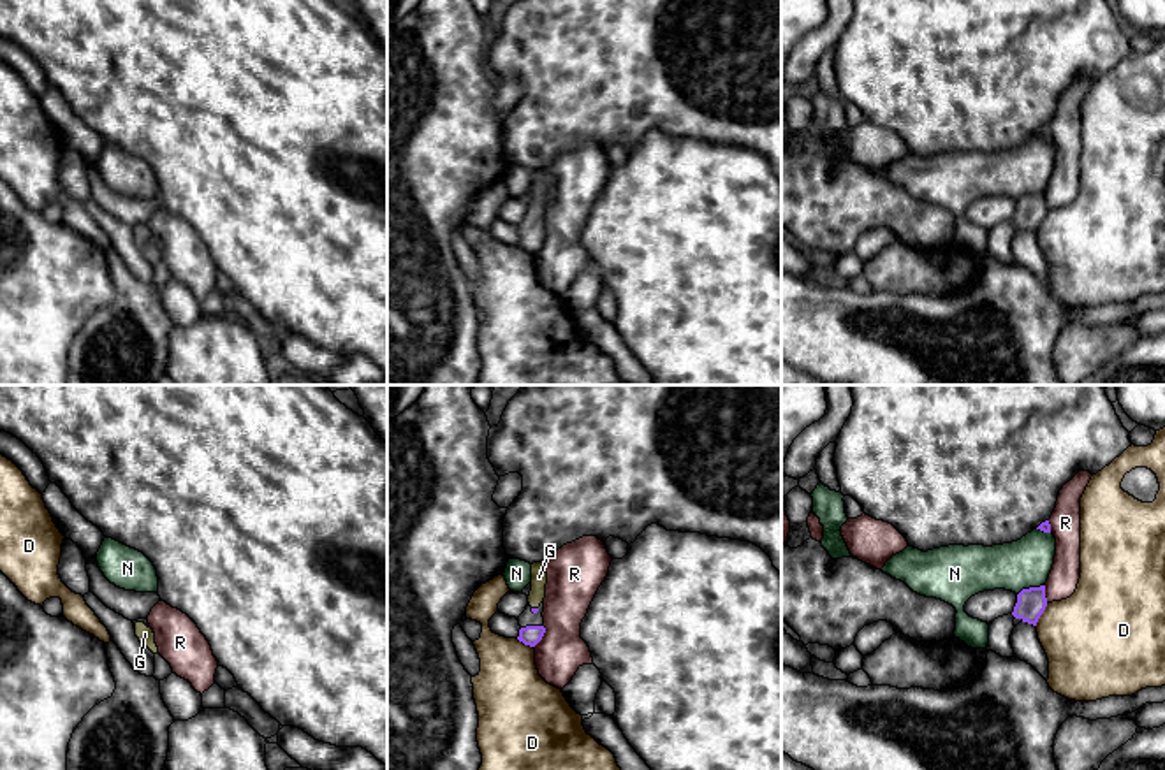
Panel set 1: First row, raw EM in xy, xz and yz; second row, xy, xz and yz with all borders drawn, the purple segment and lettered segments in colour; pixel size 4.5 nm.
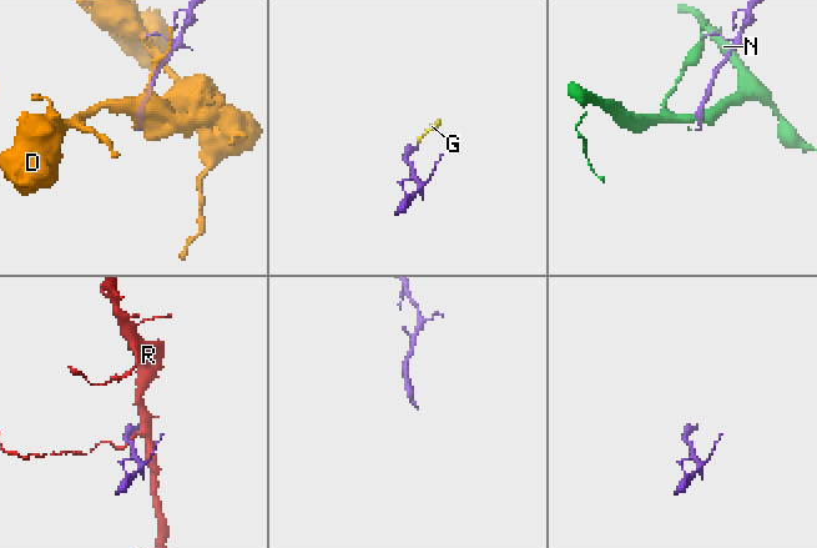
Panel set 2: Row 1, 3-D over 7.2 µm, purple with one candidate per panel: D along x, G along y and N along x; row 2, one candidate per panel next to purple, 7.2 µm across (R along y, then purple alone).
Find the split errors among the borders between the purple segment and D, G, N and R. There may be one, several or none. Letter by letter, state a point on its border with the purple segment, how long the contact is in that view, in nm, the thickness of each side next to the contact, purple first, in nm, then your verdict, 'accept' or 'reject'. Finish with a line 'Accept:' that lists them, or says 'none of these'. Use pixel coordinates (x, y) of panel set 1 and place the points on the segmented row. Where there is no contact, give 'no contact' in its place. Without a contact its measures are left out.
D: yz (1042, 612) | 120 nm | 130/420 nm | reject
G: xz (535, 609) | 30 nm | 20/80 nm | accept
N: yz (1030, 588) | 140 nm | 130/220 nm | reject
R: xz (542, 635) | 120 nm | 90/220 nm | reject
Accept: G

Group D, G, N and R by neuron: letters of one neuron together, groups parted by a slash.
D / G / N / R

